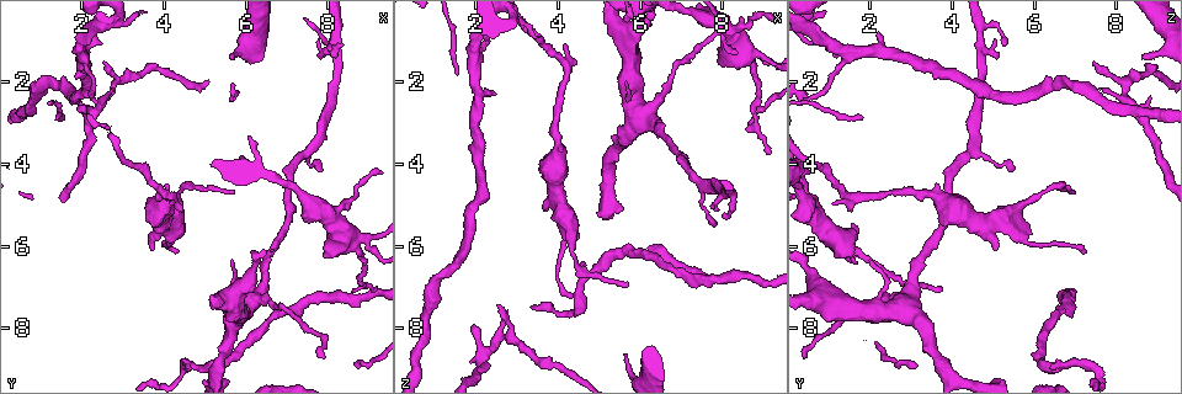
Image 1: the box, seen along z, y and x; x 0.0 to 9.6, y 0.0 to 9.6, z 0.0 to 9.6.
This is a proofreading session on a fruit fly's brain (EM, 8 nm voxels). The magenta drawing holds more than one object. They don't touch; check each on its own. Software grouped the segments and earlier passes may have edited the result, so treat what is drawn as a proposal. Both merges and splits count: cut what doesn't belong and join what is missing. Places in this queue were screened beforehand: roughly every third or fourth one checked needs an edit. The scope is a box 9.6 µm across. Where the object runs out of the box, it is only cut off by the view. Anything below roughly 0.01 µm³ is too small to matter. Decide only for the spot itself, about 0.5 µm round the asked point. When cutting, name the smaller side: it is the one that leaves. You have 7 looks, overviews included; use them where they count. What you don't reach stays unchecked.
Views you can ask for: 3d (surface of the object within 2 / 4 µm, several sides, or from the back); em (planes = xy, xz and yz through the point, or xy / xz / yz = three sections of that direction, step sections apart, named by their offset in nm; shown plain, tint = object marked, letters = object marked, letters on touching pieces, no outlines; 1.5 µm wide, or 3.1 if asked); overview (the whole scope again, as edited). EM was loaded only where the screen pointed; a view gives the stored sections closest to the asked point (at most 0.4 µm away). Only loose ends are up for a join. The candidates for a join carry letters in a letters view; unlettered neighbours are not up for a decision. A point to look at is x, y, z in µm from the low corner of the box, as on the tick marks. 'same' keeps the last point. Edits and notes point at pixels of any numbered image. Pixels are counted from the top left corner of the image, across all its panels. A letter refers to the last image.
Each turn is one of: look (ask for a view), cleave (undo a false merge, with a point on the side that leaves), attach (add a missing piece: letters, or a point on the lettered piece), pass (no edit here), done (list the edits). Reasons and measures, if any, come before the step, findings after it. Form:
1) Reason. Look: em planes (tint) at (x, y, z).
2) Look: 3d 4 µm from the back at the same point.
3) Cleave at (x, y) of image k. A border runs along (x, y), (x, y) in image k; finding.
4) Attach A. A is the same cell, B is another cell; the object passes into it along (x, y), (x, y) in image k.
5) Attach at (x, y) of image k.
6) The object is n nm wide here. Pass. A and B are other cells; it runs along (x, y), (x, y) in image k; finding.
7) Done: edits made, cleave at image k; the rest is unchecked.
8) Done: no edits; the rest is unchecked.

An open end. Look: em planes (plain) at (5.65, 1.35, 8.65).

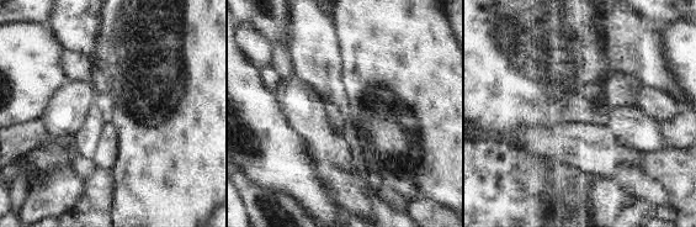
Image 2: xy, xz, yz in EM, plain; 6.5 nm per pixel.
See the neighbours. Look: em planes (letters) at the same point.

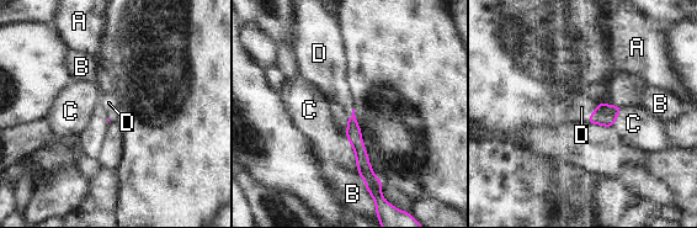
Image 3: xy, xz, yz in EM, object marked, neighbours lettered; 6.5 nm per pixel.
The longest contact is with C, 360 nm. Attach D. D is the same cell, A, B and C are other cells; the object passes into it along (605, 115), (591, 114), (581, 107) in image 3; the neuron continues.

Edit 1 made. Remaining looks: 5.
An open end. Look: 3d 4 µm at (4.30, 6.10, 7.35).

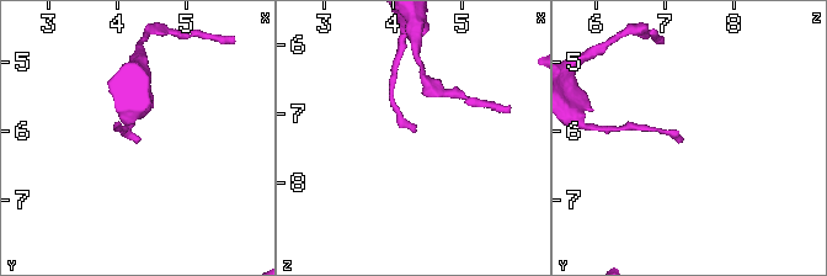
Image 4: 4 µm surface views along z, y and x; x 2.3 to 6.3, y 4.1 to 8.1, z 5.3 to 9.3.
Look: em xy step 4 (tint) at (4.35, 6.15, 7.30).

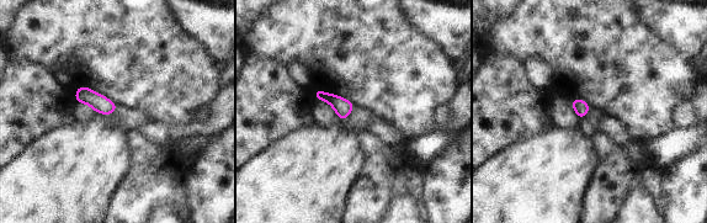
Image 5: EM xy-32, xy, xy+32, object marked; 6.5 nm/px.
Cut it another way. Look: em xz step 8 (letters) at the same point.

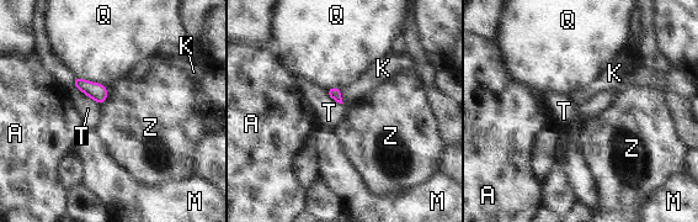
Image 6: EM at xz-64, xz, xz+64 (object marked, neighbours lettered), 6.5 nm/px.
Attach K. K is the same cell, A, M, Q, T and Z are other cells; the object passes into it along (334, 93), (340, 96), (372, 77) in image 6; it goes on there.

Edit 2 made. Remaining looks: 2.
Thin end. Look: 3d 4 µm at (5.65, 4.70, 7.00).

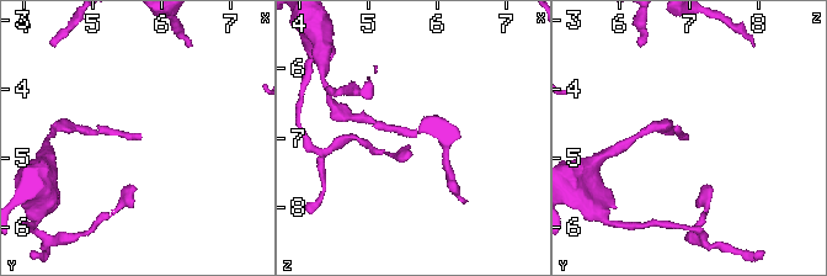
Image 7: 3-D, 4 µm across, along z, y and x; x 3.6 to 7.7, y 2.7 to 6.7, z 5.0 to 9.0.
Look: em planes (letters) at (5.70, 4.65, 6.95).

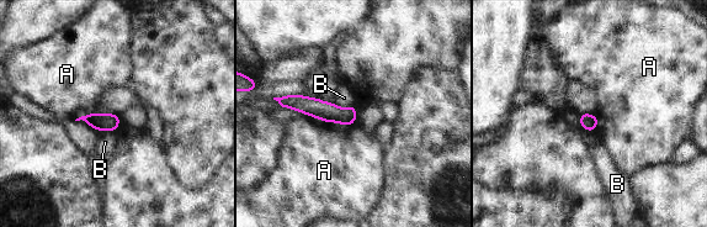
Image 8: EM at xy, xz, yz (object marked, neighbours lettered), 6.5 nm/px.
Pass. A and B are other cells; none of them fits.

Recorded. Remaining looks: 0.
Done: edits made, attach at image 3, attach at image 6; the rest is unchecked.

